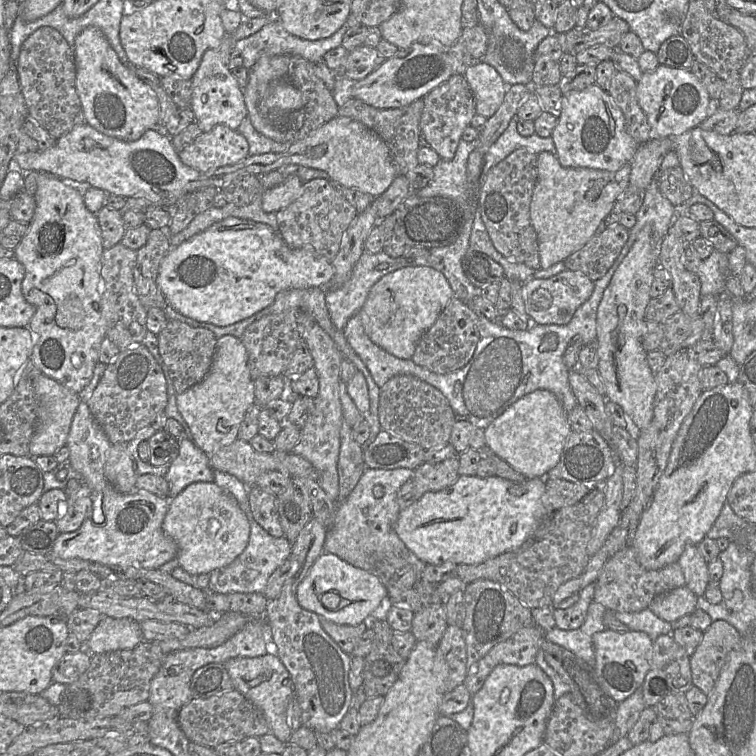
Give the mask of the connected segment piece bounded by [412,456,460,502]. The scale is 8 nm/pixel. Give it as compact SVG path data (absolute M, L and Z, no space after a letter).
M459 457L448 458L437 463L423 463L413 476L415 502L427 492L436 492L453 485L458 477Z

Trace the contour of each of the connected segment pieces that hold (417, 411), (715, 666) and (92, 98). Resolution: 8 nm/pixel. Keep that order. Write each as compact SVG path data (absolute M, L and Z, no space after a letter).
M396 375L381 387L378 416L383 431L425 450L449 444L456 422L454 412L442 392L411 375Z
M713 621L704 631L701 643L690 656L693 685L708 696L728 656L742 640L741 634L728 622Z
M85 28L76 37L73 49L76 89L86 123L105 135L129 142L157 124L159 102L155 91L122 63L100 29Z

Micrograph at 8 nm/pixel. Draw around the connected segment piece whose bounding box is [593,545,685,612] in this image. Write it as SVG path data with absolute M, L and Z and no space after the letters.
M632 545L619 550L602 569L595 586L593 601L606 609L619 612L639 612L648 608L658 595L685 586L682 568L677 562L657 570L647 570L639 563Z

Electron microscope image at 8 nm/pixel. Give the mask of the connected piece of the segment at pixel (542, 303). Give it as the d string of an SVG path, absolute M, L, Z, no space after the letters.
M565 269L549 278L530 278L523 283L522 297L532 324L566 325L576 310L588 300L593 289L594 281L583 273Z

